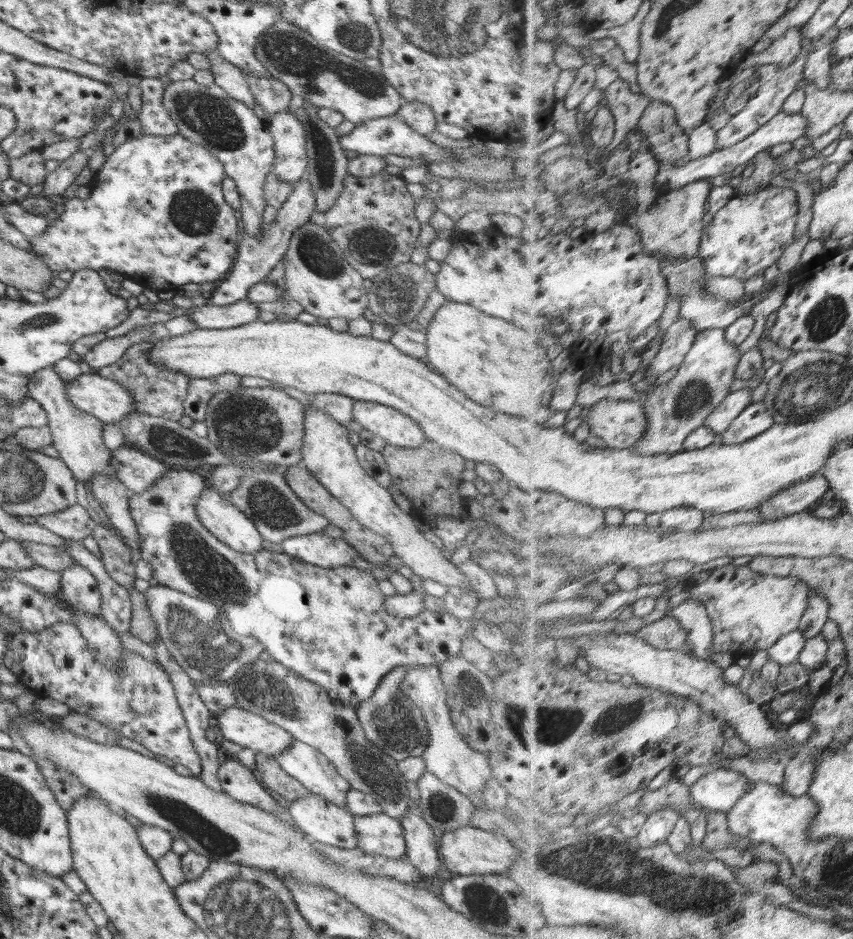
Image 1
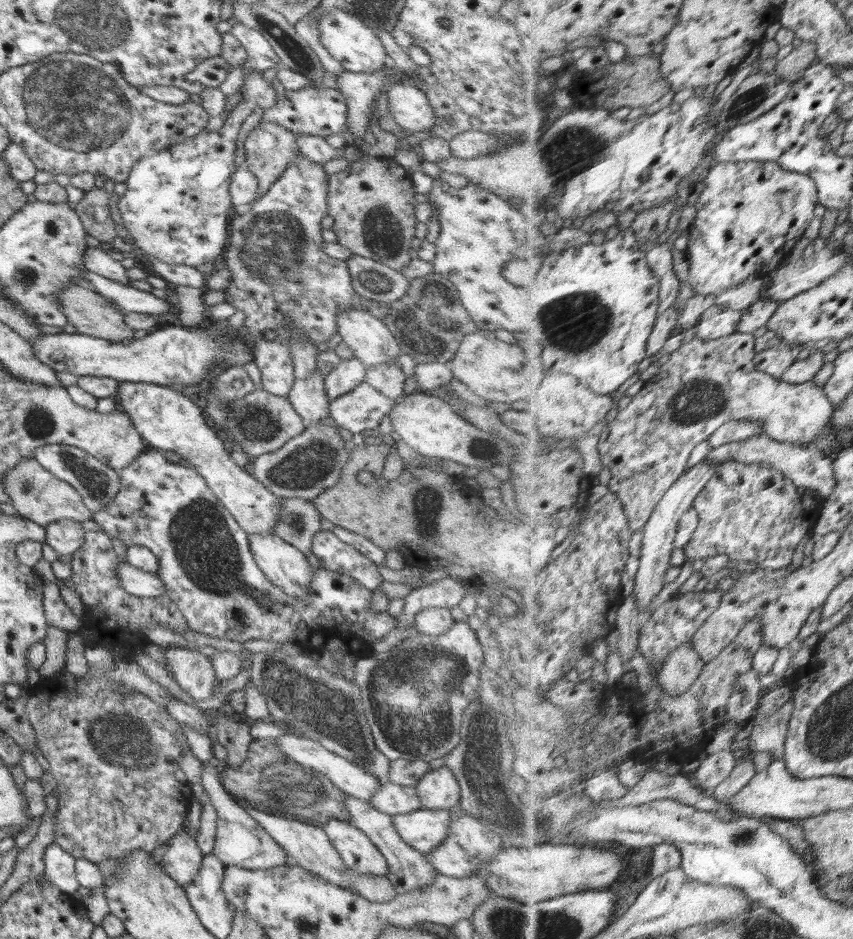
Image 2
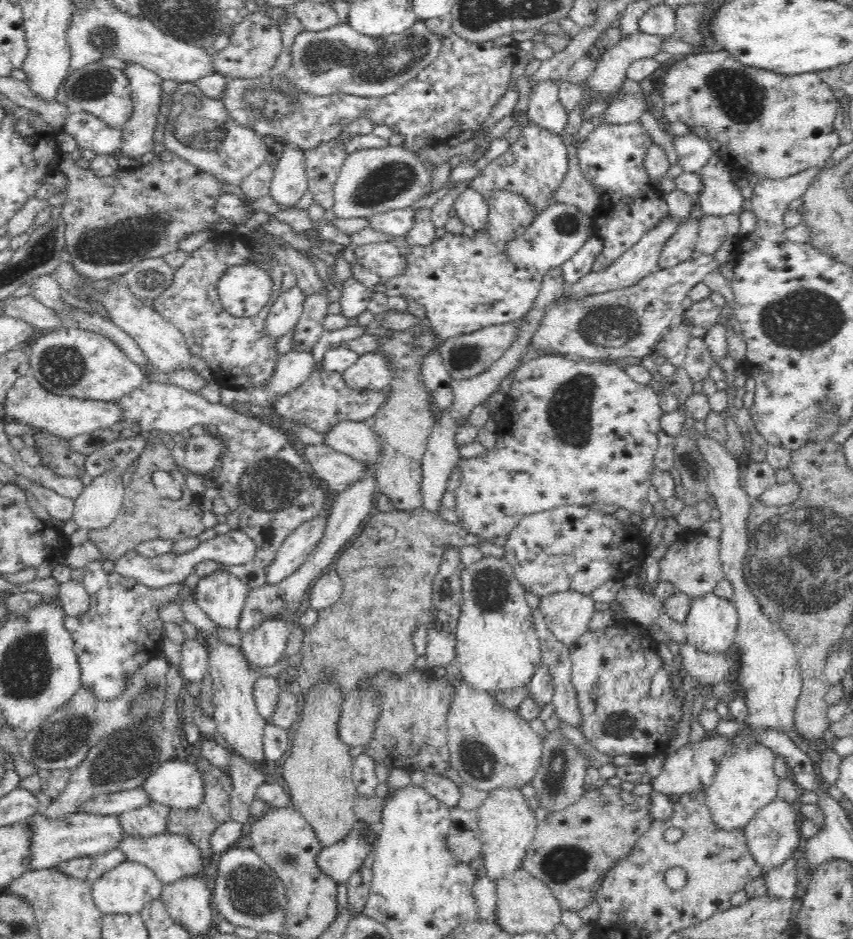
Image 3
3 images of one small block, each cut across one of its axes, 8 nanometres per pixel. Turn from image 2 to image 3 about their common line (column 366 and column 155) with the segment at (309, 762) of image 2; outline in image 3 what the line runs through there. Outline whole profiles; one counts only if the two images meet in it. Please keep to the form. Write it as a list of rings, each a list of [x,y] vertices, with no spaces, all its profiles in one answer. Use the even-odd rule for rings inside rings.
[[[177,756],[158,766],[142,786],[152,802],[188,810],[203,803],[205,789],[202,775],[196,765]]]

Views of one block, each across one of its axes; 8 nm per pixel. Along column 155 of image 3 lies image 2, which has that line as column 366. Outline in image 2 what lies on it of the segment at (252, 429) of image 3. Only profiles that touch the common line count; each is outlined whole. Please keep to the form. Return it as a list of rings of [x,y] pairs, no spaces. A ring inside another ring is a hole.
[[[364,380],[350,392],[332,399],[330,401],[330,414],[338,424],[338,428],[345,428],[354,435],[362,433],[364,430],[378,429],[380,421],[385,414],[390,412],[394,403],[394,399],[378,392],[378,389],[374,389]]]

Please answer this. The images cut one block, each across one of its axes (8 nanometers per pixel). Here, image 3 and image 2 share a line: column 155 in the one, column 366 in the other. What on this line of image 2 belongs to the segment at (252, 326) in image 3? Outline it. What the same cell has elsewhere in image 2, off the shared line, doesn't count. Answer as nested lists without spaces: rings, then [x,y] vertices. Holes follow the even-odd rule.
[[[302,153],[287,164],[279,180],[262,197],[252,202],[252,208],[243,216],[236,216],[230,224],[230,238],[225,252],[222,254],[226,269],[232,273],[232,282],[224,288],[225,302],[239,312],[244,312],[246,319],[242,332],[247,332],[254,344],[254,360],[261,370],[260,388],[275,394],[287,397],[294,384],[294,366],[292,366],[292,330],[287,326],[287,320],[293,320],[296,327],[304,331],[304,335],[318,346],[330,340],[333,334],[338,333],[335,322],[339,310],[368,310],[378,307],[378,303],[356,294],[352,288],[352,280],[348,266],[344,260],[330,258],[322,252],[320,245],[321,221],[327,214],[326,198],[329,187],[329,175],[322,165],[308,160]],[[266,330],[274,330],[276,338],[267,340],[264,337]]]

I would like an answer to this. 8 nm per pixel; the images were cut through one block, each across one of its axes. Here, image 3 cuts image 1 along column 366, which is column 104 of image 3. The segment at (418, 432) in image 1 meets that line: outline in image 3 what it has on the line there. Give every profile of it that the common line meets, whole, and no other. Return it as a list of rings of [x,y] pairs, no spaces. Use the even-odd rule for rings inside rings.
[[[31,374],[22,376],[21,379],[12,384],[12,388],[8,390],[6,402],[4,402],[4,409],[5,416],[11,416],[14,418],[14,422],[28,424],[37,429],[44,429],[50,434],[64,437],[68,440],[74,438],[74,436],[80,436],[80,434],[92,434],[96,430],[106,430],[110,426],[118,424],[120,418],[122,418],[122,407],[120,407],[118,401],[80,400],[66,395],[56,395],[48,392]]]

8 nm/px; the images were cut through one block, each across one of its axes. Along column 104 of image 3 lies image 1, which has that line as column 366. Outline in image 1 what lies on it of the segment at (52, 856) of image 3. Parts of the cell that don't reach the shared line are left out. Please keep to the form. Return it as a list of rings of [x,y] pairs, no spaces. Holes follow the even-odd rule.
[[[384,813],[353,818],[358,847],[369,855],[402,859],[406,854],[400,821]]]

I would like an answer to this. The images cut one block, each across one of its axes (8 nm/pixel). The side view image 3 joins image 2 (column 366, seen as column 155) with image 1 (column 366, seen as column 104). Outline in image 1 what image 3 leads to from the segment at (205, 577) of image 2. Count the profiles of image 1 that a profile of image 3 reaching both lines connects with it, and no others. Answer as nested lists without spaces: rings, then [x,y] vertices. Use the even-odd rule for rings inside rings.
[[[174,466],[169,467],[163,477],[159,478],[147,491],[141,493],[130,493],[127,500],[128,508],[135,522],[136,530],[139,536],[139,548],[136,551],[137,557],[141,557],[151,566],[152,582],[160,586],[167,586],[174,588],[180,592],[186,592],[187,595],[200,597],[200,600],[207,600],[218,607],[218,610],[225,618],[230,620],[230,626],[237,632],[239,636],[250,636],[258,640],[263,646],[274,662],[282,664],[290,673],[316,684],[317,687],[322,688],[329,697],[335,702],[342,702],[350,708],[356,709],[357,705],[370,698],[384,676],[388,675],[394,668],[398,666],[433,666],[442,665],[449,660],[450,657],[461,655],[462,642],[465,635],[468,634],[464,629],[463,621],[457,619],[446,610],[441,610],[440,613],[433,613],[424,609],[418,616],[408,619],[401,619],[392,616],[386,609],[384,604],[385,596],[378,588],[378,580],[368,571],[357,569],[356,567],[345,567],[342,570],[337,568],[322,568],[313,564],[299,562],[286,553],[273,553],[265,549],[260,550],[256,554],[243,553],[230,548],[227,544],[220,542],[202,523],[199,523],[198,515],[195,511],[195,504],[198,497],[204,490],[207,484],[208,474],[205,470],[200,469],[184,469]]]

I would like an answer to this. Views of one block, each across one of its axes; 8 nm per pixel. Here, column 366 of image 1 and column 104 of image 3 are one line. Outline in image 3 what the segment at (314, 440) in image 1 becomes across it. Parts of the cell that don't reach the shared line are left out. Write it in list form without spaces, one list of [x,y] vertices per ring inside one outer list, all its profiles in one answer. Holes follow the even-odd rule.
[[[117,472],[96,476],[74,500],[72,520],[89,530],[106,528],[120,514],[124,498],[125,487]]]

